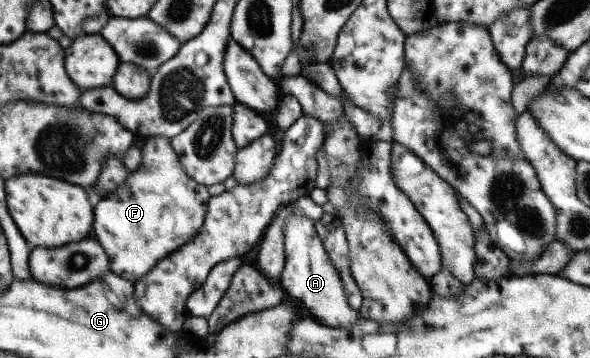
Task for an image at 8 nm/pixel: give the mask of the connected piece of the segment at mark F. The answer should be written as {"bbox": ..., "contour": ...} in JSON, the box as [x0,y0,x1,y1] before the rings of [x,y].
{"bbox":[92,137,210,283],"contour":[[[147,137],[140,148],[141,163],[129,172],[125,181],[93,207],[92,235],[107,253],[110,272],[134,283],[145,275],[160,259],[191,241],[199,233],[210,198],[207,188],[193,181],[181,167],[173,151],[170,138]]]}

